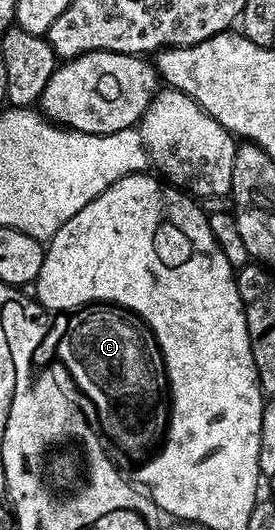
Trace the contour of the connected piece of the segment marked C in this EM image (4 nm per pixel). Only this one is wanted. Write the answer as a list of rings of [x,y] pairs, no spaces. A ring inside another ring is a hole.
[[[83,298],[83,302],[75,302],[65,311],[67,323],[63,326],[63,335],[59,338],[59,362],[62,373],[68,379],[73,378],[76,388],[80,391],[78,397],[85,403],[87,422],[97,431],[107,455],[114,460],[116,466],[125,472],[125,477],[133,486],[143,487],[143,470],[151,466],[151,462],[159,462],[163,458],[163,450],[167,450],[167,442],[171,442],[171,426],[175,426],[175,378],[171,378],[171,362],[167,362],[167,350],[163,350],[163,338],[159,338],[159,330],[155,330],[155,322],[143,314],[143,310],[135,310],[131,302],[119,302],[119,298]]]

